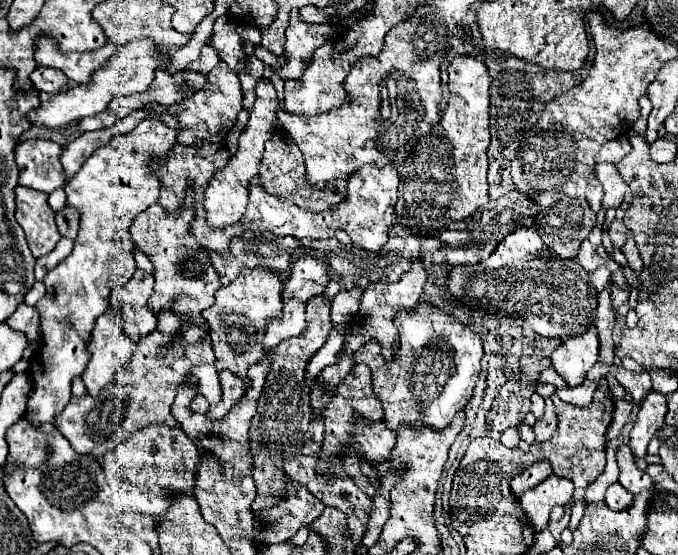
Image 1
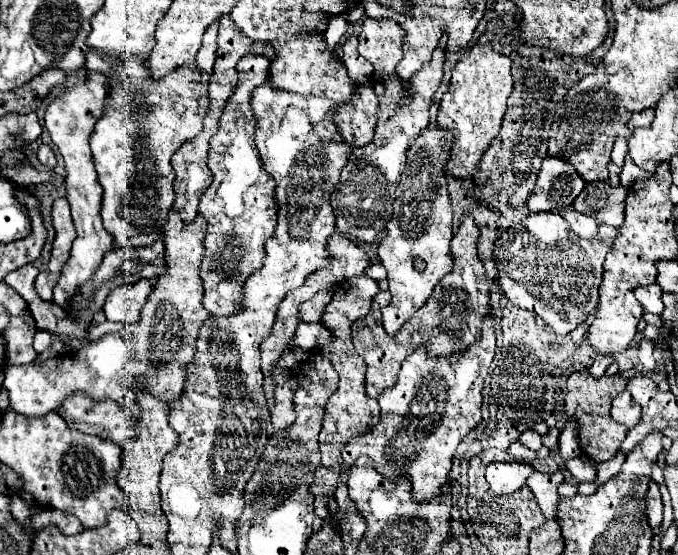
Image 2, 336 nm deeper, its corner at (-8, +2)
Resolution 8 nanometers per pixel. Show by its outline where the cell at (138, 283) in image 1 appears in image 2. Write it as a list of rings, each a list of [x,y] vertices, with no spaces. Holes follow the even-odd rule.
[[[140,280],[112,290],[104,302],[106,318],[124,324],[140,322],[140,312],[148,302],[150,292],[152,292],[152,284],[148,280]]]

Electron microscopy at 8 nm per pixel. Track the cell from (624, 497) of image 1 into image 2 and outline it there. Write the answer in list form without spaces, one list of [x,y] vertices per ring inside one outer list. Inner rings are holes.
[[[650,482],[650,486],[648,486],[646,512],[648,512],[648,524],[652,524],[652,528],[660,528],[660,522],[662,522],[662,498],[660,498],[660,488],[658,488],[656,482]]]

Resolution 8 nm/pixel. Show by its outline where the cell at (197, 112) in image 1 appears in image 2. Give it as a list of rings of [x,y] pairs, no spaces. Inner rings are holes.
[[[246,54],[236,68],[239,74],[236,90],[228,99],[208,152],[212,184],[204,190],[198,206],[198,214],[208,220],[200,272],[206,290],[202,304],[214,316],[234,316],[242,312],[244,282],[264,262],[264,242],[272,238],[276,230],[274,180],[264,170],[256,152],[256,121],[250,106],[254,86],[264,84],[268,78],[270,60],[260,54]]]

